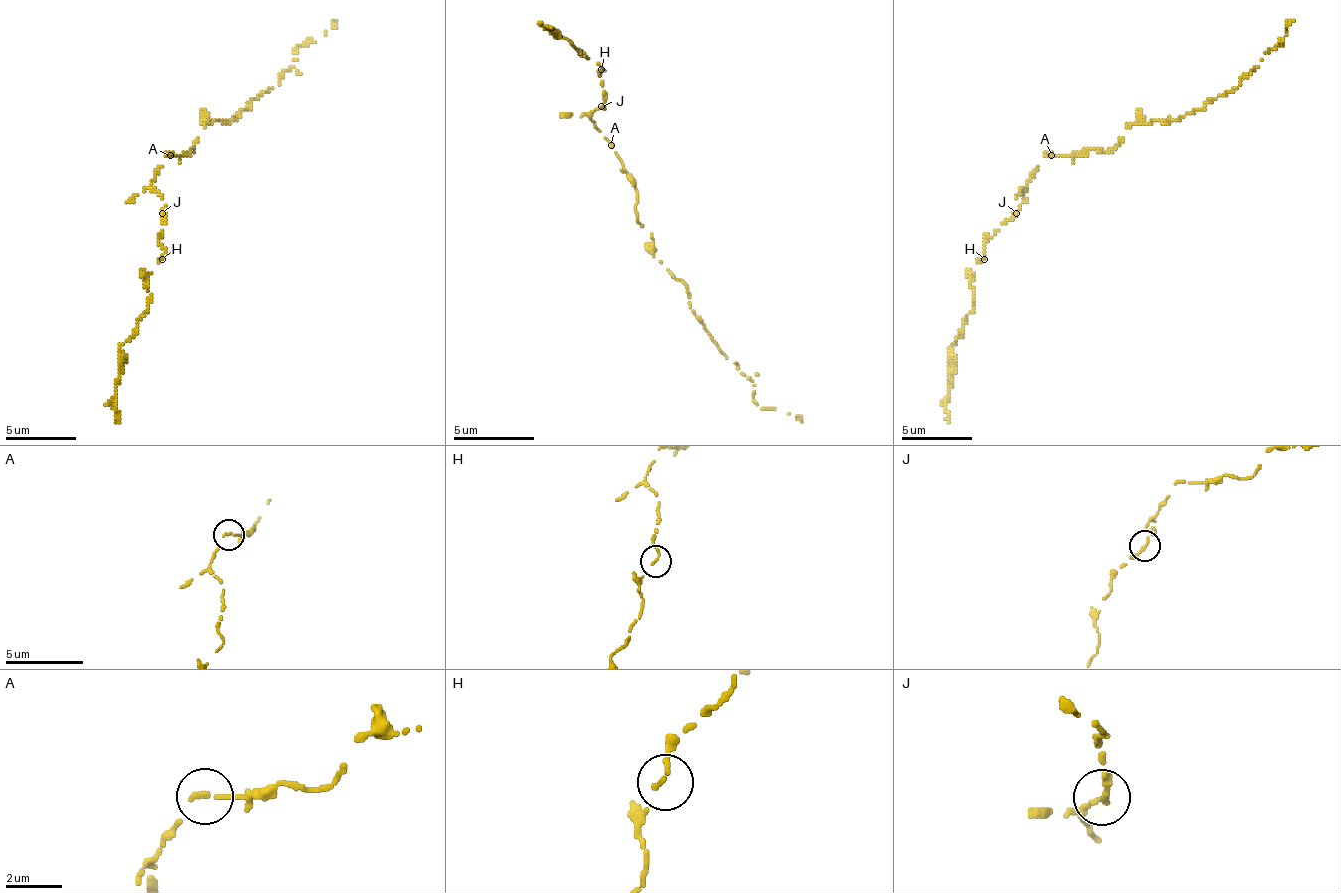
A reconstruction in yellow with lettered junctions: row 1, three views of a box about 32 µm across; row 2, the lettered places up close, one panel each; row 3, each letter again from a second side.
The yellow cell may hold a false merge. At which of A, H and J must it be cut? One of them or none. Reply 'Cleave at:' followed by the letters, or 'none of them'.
Cleave at: none of them

